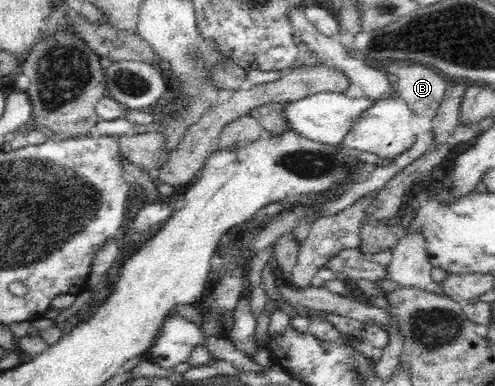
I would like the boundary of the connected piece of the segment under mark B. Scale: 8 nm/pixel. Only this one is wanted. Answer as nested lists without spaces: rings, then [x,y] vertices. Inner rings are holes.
[[[400,62],[397,68],[397,92],[407,103],[414,115],[433,118],[441,106],[441,101],[447,94],[446,90],[452,85],[445,75],[431,66],[415,62]]]

